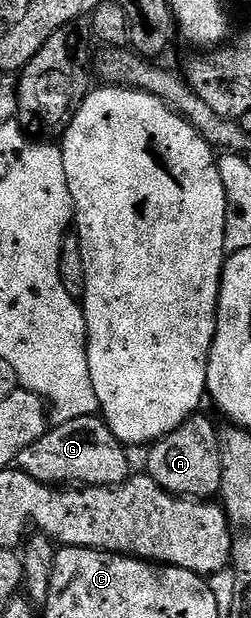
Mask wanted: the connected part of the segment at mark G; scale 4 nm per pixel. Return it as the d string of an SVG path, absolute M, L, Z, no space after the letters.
M99 415L74 418L65 424L56 424L53 429L34 445L35 450L27 453L27 471L48 482L75 482L98 488L123 484L128 479L130 469L125 445L114 438Z

